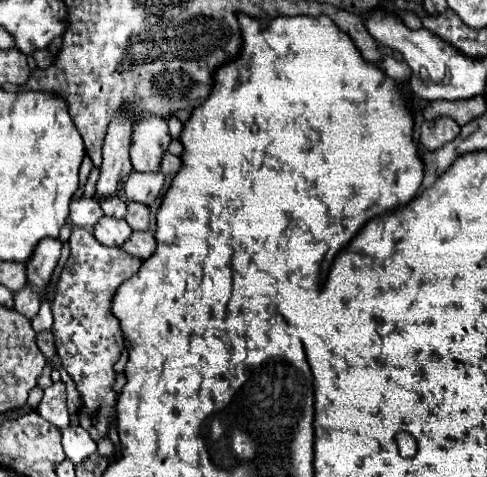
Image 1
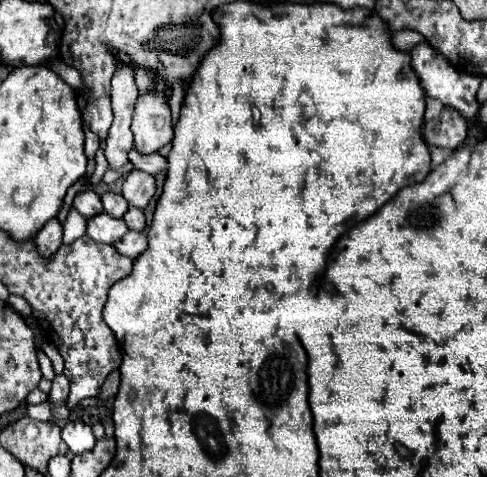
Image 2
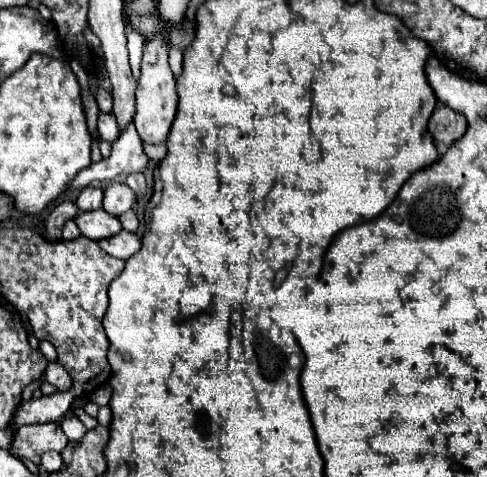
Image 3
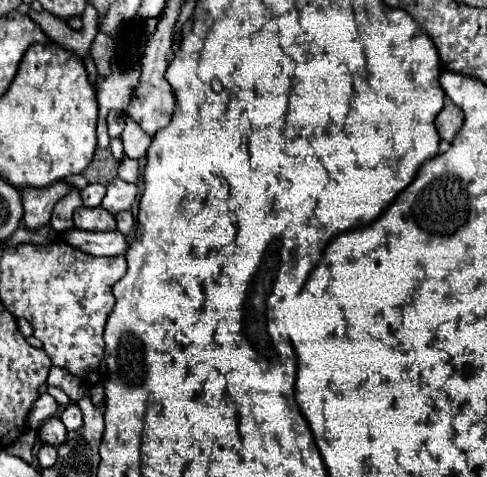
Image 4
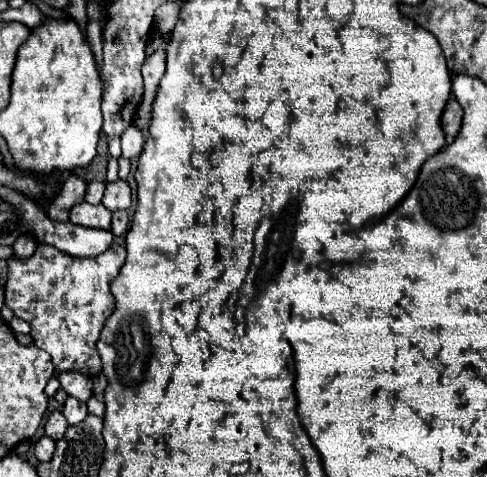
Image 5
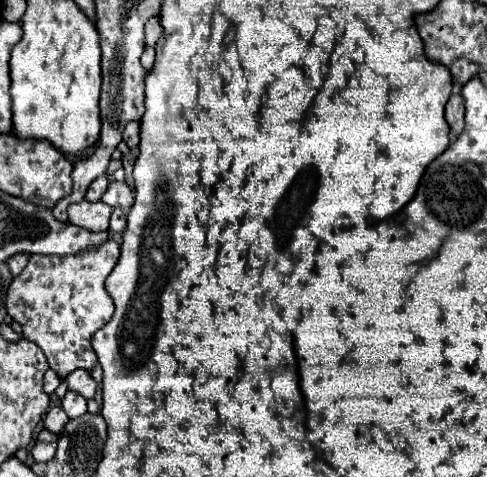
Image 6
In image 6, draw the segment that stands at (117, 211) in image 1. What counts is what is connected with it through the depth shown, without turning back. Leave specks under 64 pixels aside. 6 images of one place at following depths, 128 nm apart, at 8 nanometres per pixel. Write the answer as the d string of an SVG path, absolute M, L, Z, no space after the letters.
M110 182L106 194L102 196L102 202L110 208L122 208L130 210L134 204L134 194L126 182Z

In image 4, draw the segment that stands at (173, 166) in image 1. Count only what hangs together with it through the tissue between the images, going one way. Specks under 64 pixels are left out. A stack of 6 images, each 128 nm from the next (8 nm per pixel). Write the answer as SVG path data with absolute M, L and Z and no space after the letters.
M56 182L52 186L48 186L46 190L32 190L28 188L28 192L22 192L22 202L24 202L24 224L30 230L36 230L44 224L50 222L50 214L54 204L64 198L70 188L74 188L74 184L70 182Z

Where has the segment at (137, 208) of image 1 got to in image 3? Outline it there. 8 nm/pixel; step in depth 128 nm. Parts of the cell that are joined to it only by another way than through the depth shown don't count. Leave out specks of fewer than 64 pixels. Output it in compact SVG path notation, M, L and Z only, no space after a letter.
M128 210L128 212L124 212L122 216L118 216L120 218L120 222L122 222L122 228L124 230L128 230L128 232L136 232L138 230L138 226L140 226L140 222L138 222L138 216L136 216L136 212L134 210Z

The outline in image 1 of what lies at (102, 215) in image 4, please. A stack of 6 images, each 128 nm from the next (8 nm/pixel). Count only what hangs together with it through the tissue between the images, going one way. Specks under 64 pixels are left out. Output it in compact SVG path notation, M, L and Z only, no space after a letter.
M102 216L102 220L94 228L94 236L104 246L122 246L124 240L128 240L132 234L132 228L126 224L126 220L112 220Z

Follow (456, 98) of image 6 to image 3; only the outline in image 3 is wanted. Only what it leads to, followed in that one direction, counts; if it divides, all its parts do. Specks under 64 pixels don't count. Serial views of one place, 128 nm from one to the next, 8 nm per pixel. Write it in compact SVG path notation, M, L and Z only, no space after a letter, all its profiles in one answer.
M448 106L434 110L434 114L430 116L430 122L428 122L428 130L430 130L432 138L438 142L444 142L446 146L450 146L458 138L462 138L466 128L468 128L466 118Z

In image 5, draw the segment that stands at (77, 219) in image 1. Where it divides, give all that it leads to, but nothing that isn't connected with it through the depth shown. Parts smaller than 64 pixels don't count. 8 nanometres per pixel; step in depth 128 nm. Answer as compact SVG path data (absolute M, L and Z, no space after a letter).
M88 182L88 188L86 188L86 196L84 200L88 204L100 204L102 196L104 196L104 190L106 190L106 184L104 182Z

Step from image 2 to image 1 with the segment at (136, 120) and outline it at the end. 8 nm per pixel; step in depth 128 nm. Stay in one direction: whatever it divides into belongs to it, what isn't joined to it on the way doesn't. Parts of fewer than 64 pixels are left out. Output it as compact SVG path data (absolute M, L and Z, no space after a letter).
M144 114L134 126L130 160L136 172L160 172L162 156L170 144L170 132L164 118Z

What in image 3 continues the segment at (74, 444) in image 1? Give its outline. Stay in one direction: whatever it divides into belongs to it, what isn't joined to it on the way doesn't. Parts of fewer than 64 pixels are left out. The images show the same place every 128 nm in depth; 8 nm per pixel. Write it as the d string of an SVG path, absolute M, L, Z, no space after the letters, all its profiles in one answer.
M68 414L68 416L64 416L62 418L62 430L64 430L64 434L66 434L66 438L68 438L68 442L80 442L82 440L82 436L86 434L86 428L84 428L84 424L74 416L74 414Z

